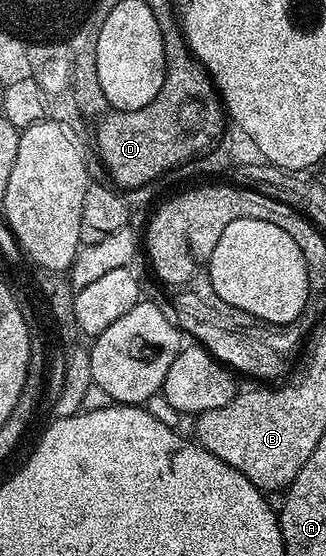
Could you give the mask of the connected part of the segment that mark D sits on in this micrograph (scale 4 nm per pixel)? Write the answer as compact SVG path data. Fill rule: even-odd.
M177 22L163 24L161 33L165 43L165 81L159 94L155 94L155 98L145 108L128 113L120 111L118 117L110 117L102 122L100 135L95 139L100 167L103 172L105 168L106 174L110 176L108 179L121 190L152 185L152 180L159 179L164 172L172 173L178 166L211 153L226 132L227 113L223 101L213 85L213 79L189 51L182 25Z

